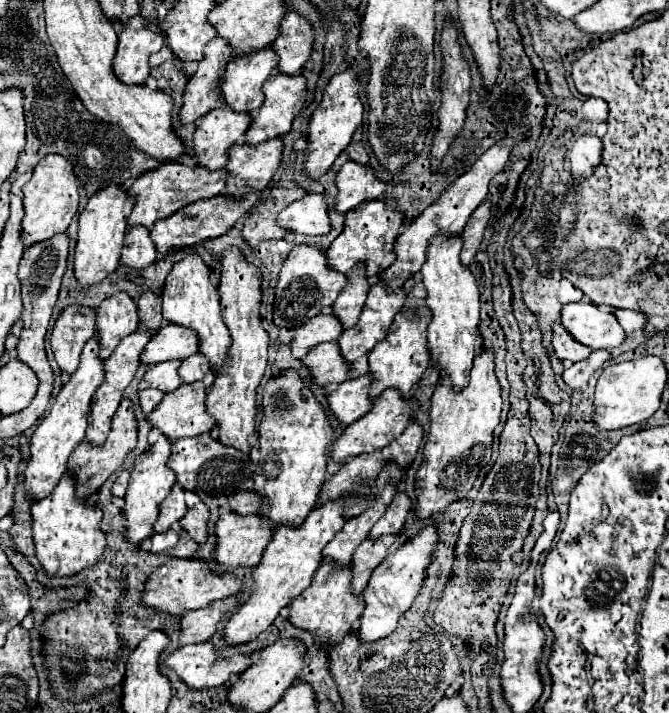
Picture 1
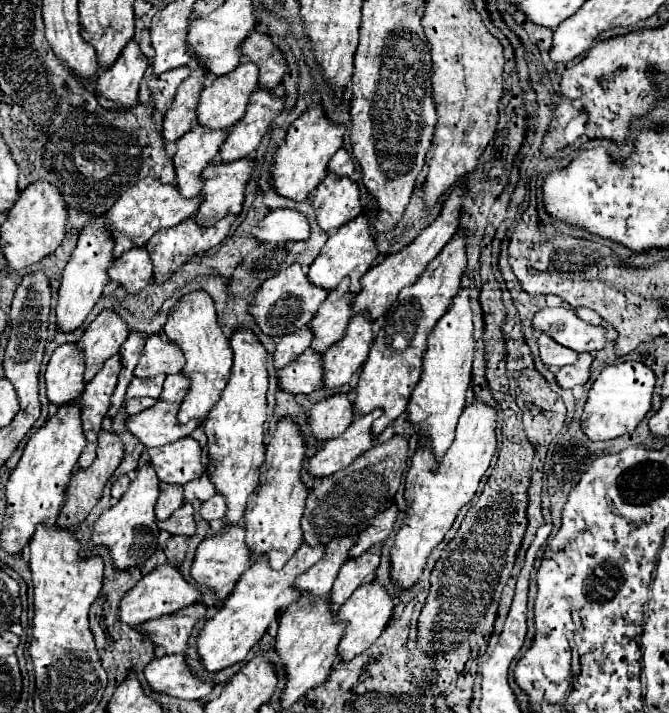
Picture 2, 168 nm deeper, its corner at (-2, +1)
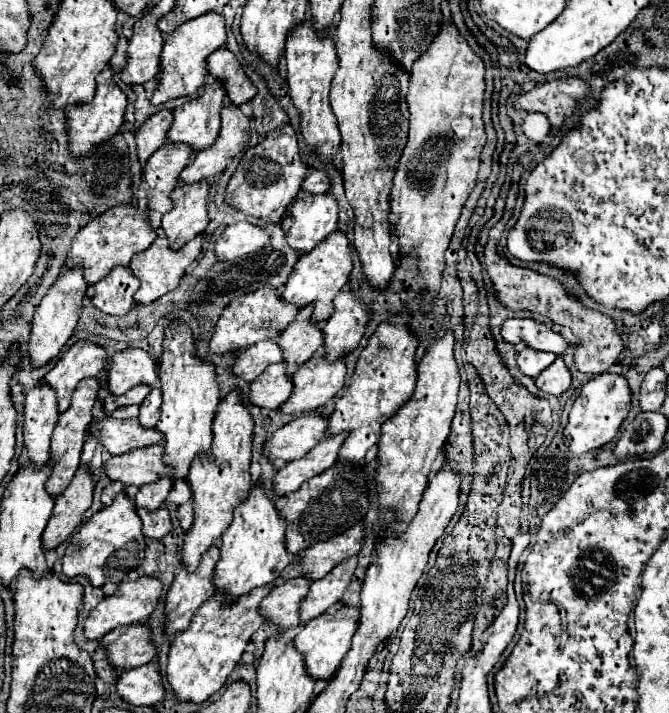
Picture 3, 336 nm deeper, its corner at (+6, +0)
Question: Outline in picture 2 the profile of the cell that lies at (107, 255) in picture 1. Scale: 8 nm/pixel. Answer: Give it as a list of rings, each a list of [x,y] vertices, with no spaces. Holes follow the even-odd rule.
[[[101,214],[99,218],[91,218],[79,234],[77,248],[71,254],[71,260],[65,266],[61,288],[59,288],[59,302],[57,302],[57,324],[61,330],[71,332],[83,324],[95,302],[101,298],[103,288],[109,284],[109,266],[113,262],[113,240],[105,224],[107,216]]]

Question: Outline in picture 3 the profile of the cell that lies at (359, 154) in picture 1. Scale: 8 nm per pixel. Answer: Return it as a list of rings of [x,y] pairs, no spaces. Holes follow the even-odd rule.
[[[309,169],[305,179],[303,179],[303,191],[307,193],[313,193],[313,195],[319,195],[319,193],[327,193],[329,191],[329,173],[325,171],[315,171],[315,169]]]

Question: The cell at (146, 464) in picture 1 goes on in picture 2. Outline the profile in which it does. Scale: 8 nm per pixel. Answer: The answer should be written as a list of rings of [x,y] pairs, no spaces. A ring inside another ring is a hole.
[[[143,462],[137,468],[137,476],[135,480],[131,480],[127,492],[121,496],[121,500],[117,502],[117,506],[109,508],[107,512],[103,512],[99,516],[99,520],[95,522],[95,530],[91,536],[91,546],[97,544],[105,544],[111,550],[113,562],[117,568],[131,568],[131,566],[141,566],[157,548],[157,536],[159,536],[159,528],[157,528],[157,518],[155,518],[155,502],[159,498],[159,478],[155,478],[155,470],[151,470],[151,466],[147,466],[147,462]]]

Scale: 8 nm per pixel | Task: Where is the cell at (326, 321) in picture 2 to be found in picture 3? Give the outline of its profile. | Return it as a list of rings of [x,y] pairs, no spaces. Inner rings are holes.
[[[313,307],[299,309],[293,323],[289,323],[279,337],[279,347],[283,351],[283,361],[287,365],[303,365],[307,359],[313,357],[317,349],[323,347],[323,333],[317,325],[311,325],[311,311]]]

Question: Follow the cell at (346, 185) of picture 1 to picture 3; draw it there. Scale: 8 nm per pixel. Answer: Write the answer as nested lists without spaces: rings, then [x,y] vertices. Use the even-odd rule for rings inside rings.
[[[299,191],[283,215],[281,229],[285,231],[289,247],[305,255],[337,229],[337,217],[339,211],[333,195],[311,195],[307,191]]]

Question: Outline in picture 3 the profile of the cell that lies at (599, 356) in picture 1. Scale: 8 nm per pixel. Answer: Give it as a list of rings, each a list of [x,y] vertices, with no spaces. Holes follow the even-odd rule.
[[[557,357],[555,363],[551,363],[547,369],[543,369],[543,373],[539,377],[535,377],[535,385],[543,393],[549,393],[549,395],[555,395],[555,397],[565,393],[571,385],[571,373],[565,367],[563,359]]]

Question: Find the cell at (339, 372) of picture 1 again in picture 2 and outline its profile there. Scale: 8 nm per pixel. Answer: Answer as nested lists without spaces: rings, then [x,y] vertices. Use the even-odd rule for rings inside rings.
[[[307,348],[295,362],[279,370],[279,384],[291,394],[311,394],[323,388],[321,354]]]

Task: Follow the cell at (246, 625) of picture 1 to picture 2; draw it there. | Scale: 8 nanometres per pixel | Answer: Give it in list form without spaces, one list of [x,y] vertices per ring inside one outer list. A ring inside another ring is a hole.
[[[303,542],[299,550],[287,560],[283,570],[271,570],[271,566],[267,566],[267,558],[259,558],[259,562],[251,564],[251,568],[245,570],[239,578],[235,590],[229,594],[223,608],[211,620],[207,620],[203,632],[199,634],[197,648],[203,658],[203,666],[209,672],[217,672],[241,662],[247,652],[263,638],[269,624],[277,620],[285,612],[285,608],[301,596],[301,592],[293,586],[295,578],[307,568],[311,568],[315,562],[319,562],[323,554],[323,544],[307,546],[307,542]]]

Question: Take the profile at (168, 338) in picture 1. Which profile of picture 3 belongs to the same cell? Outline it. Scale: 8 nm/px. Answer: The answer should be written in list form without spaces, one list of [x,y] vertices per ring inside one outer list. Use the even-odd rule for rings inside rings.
[[[137,347],[123,349],[109,359],[107,389],[113,395],[123,395],[135,385],[153,385],[157,381],[157,365],[149,353]]]

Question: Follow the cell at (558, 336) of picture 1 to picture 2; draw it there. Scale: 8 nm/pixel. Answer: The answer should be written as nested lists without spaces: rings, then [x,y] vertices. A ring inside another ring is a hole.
[[[539,334],[539,354],[549,368],[561,368],[579,358],[575,350],[567,350],[565,346],[559,346],[559,342],[547,338],[547,334]]]

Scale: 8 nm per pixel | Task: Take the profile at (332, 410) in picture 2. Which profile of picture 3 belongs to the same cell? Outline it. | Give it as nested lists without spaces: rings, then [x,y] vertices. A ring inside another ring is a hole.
[[[321,415],[297,417],[285,427],[277,429],[265,443],[263,453],[273,461],[281,459],[285,463],[303,457],[311,447],[327,437],[327,419]]]

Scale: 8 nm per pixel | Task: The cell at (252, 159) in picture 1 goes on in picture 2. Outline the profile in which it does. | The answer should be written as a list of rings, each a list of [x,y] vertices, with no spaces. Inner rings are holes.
[[[243,158],[237,162],[215,162],[203,170],[205,186],[201,194],[205,196],[197,222],[211,226],[219,222],[225,214],[239,214],[243,210],[245,188],[251,180],[257,162],[253,158]]]

